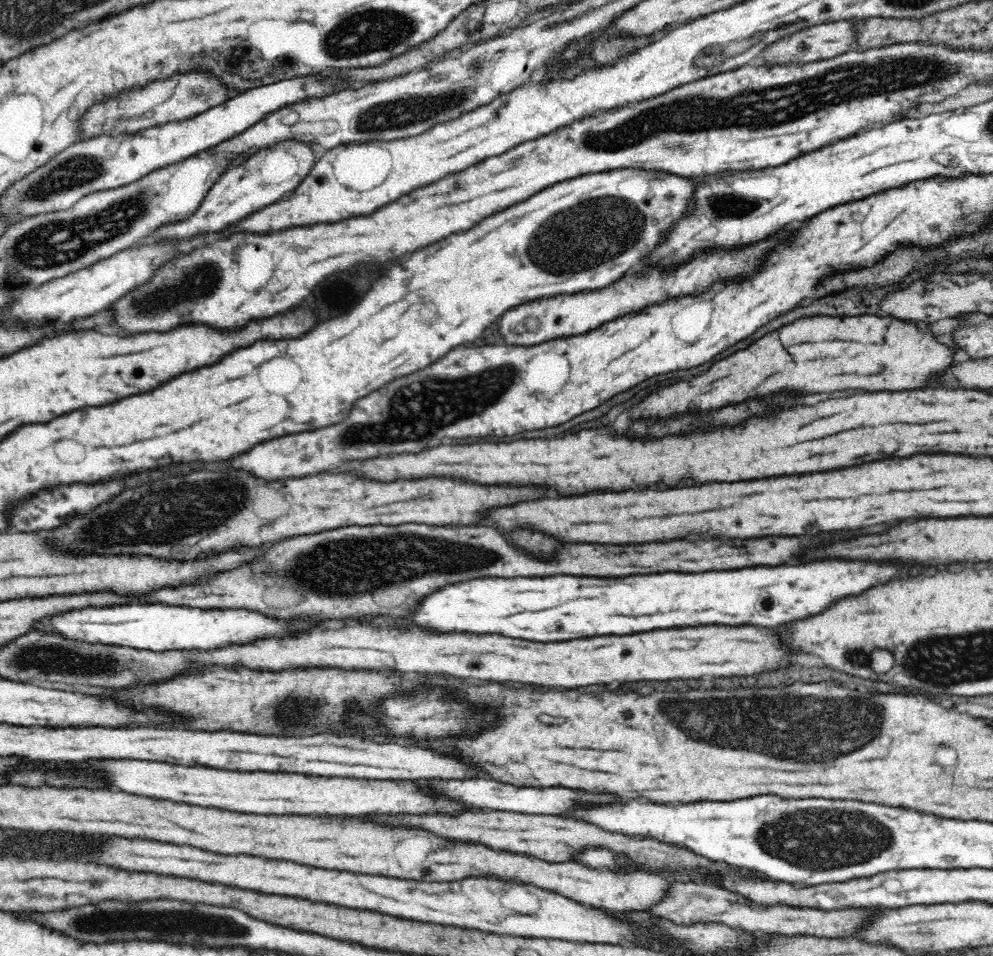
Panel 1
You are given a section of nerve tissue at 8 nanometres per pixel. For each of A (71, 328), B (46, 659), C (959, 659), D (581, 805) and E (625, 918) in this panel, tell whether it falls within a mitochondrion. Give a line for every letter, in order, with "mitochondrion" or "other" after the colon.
A: other
B: mitochondrion
C: mitochondrion
D: other
E: other

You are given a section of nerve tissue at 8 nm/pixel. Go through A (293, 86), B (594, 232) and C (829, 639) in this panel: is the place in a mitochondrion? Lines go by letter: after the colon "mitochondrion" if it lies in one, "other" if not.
A: other
B: mitochondrion
C: other

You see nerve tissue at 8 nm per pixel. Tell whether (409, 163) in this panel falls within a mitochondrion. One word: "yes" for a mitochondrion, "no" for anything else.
no

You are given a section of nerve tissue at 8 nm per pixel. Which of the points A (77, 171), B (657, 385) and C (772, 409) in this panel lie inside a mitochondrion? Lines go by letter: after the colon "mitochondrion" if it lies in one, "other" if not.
A: mitochondrion
B: other
C: other

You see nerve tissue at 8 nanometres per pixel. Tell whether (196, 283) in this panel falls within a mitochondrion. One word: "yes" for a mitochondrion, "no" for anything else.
yes

